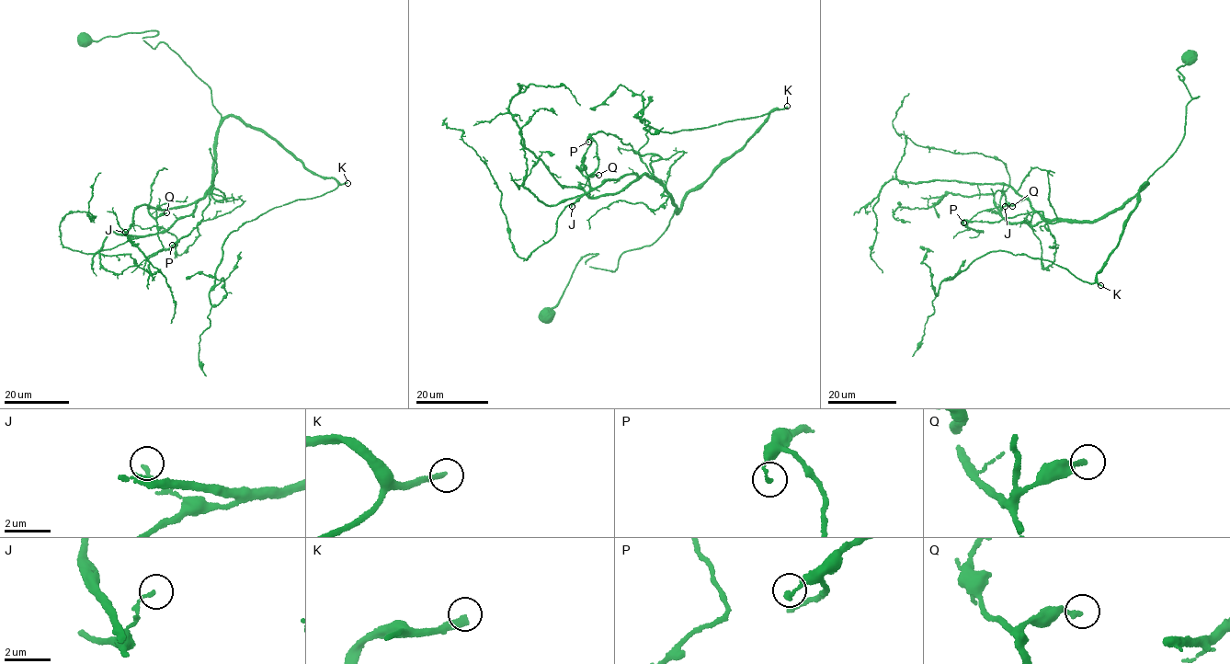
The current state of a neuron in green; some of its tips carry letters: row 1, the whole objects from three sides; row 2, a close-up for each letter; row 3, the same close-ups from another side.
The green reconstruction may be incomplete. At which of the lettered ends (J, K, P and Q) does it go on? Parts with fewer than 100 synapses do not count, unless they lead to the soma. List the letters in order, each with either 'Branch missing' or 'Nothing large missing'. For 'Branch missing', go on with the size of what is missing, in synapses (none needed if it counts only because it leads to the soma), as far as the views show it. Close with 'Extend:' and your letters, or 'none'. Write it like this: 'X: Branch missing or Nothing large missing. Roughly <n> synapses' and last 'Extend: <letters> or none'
J: Nothing large missing
K: Branch missing. Roughly 250 synapses
P: Nothing large missing
Q: Nothing large missing
Extend: K

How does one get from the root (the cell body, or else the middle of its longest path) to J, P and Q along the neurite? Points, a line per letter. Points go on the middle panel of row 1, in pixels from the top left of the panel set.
J: (544, 316), (584, 257), (615, 271), (620, 255), (655, 241), (679, 212), (666, 188), (634, 173), (572, 206)
P: (544, 316), (584, 257), (615, 271), (679, 212), (654, 175), (660, 156), (602, 131), (588, 142)
Q: (544, 316), (584, 257), (615, 271), (620, 255), (655, 241), (679, 212), (646, 175), (591, 198), (598, 175)

